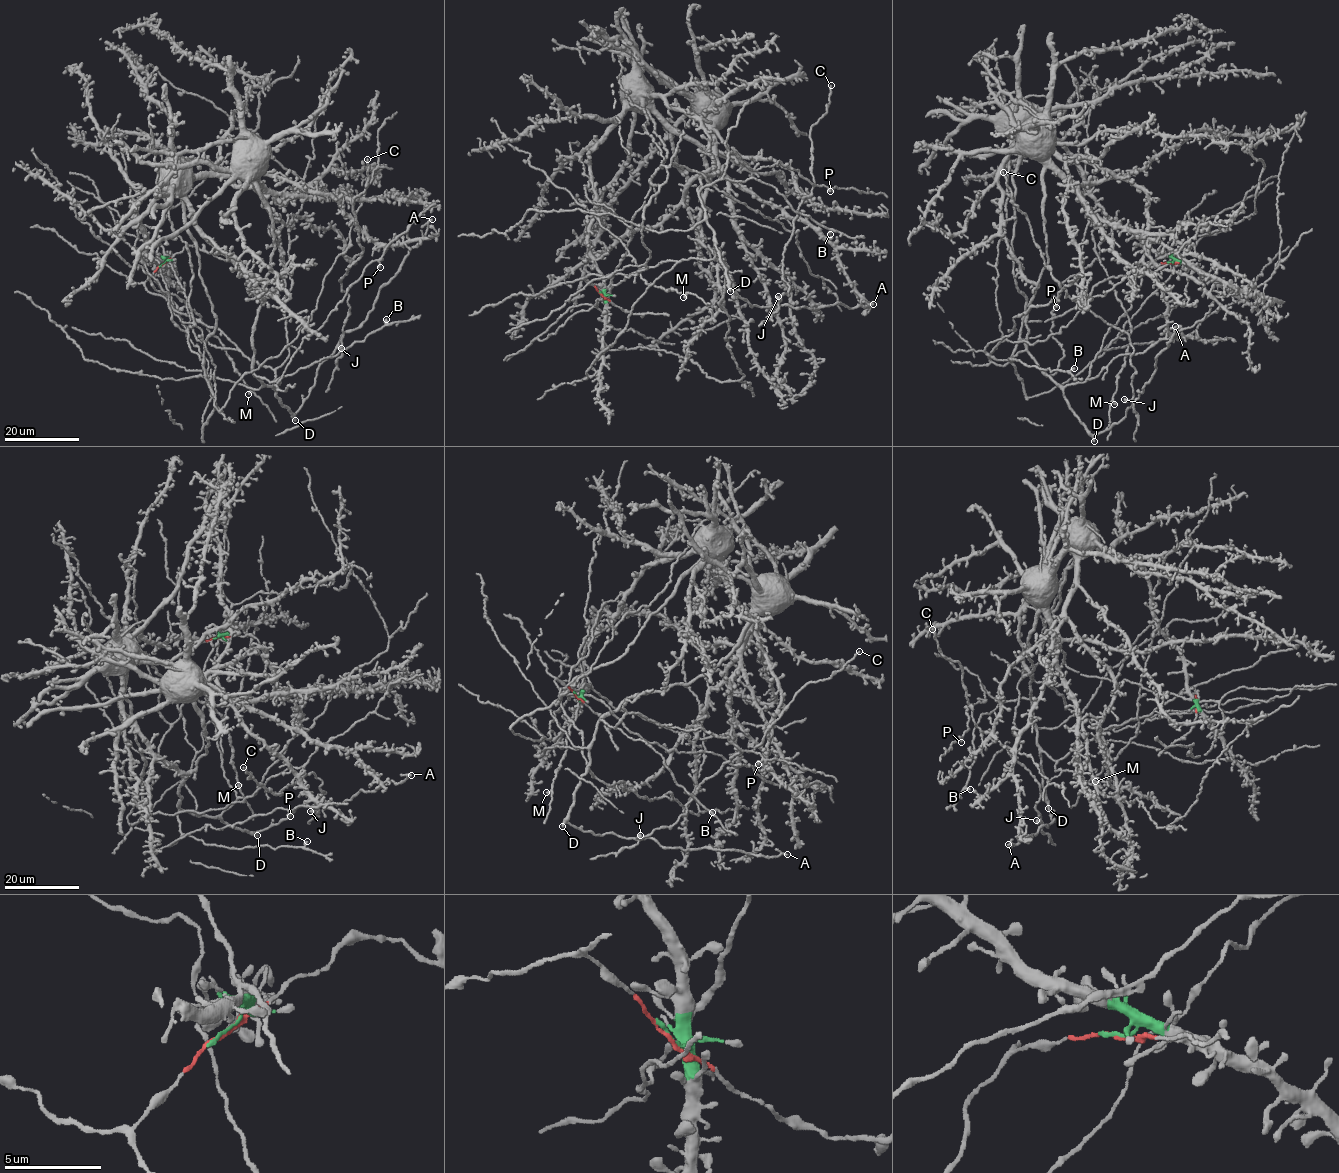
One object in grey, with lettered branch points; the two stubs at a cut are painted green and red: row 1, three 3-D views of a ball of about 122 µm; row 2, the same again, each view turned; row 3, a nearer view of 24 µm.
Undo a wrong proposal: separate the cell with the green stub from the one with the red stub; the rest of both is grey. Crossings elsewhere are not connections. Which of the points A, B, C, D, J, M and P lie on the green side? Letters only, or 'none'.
none

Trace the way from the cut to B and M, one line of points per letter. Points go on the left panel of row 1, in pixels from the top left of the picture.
B: (161, 264), (148, 291), (270, 366), (272, 389), (253, 373), (270, 381), (294, 374), (362, 341), (385, 319)
M: (161, 264), (144, 286), (151, 293), (163, 296), (177, 311), (201, 321), (218, 339), (249, 389), (248, 394)

